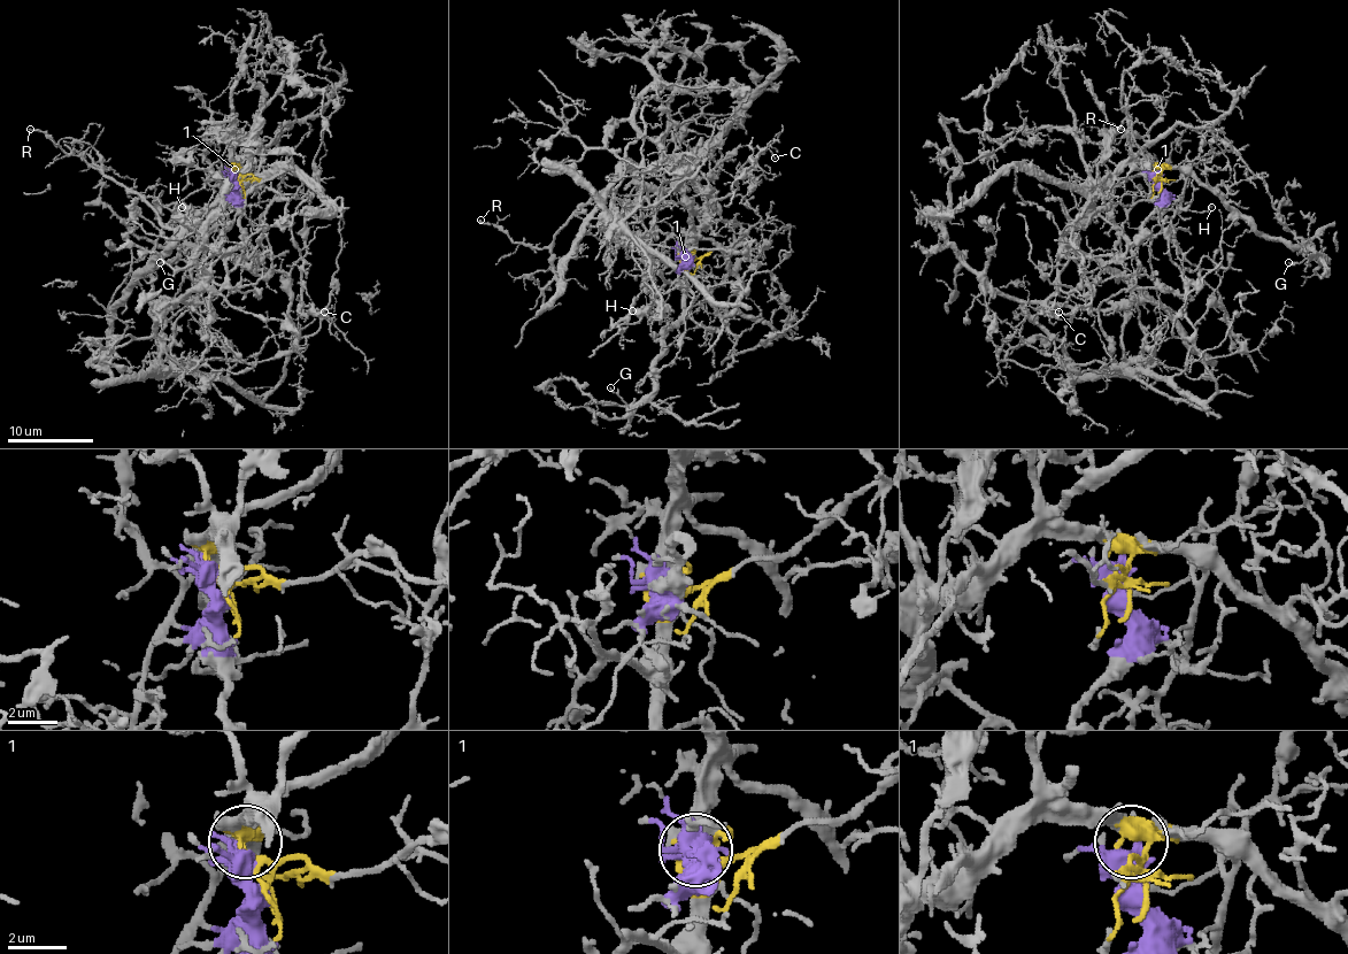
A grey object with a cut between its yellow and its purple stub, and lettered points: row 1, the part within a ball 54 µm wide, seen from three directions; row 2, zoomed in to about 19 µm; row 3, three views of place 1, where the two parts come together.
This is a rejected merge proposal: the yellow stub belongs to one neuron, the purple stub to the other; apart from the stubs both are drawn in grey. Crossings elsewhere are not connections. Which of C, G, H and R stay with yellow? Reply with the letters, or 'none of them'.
C, G, R

